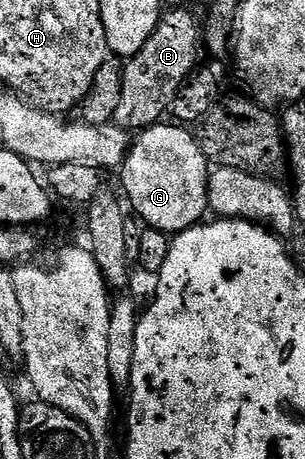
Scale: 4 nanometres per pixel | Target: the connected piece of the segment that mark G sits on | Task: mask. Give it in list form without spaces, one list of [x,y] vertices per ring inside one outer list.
[[[159,123],[137,137],[118,173],[126,199],[137,217],[167,237],[199,224],[209,208],[210,164],[197,136],[189,128]]]

